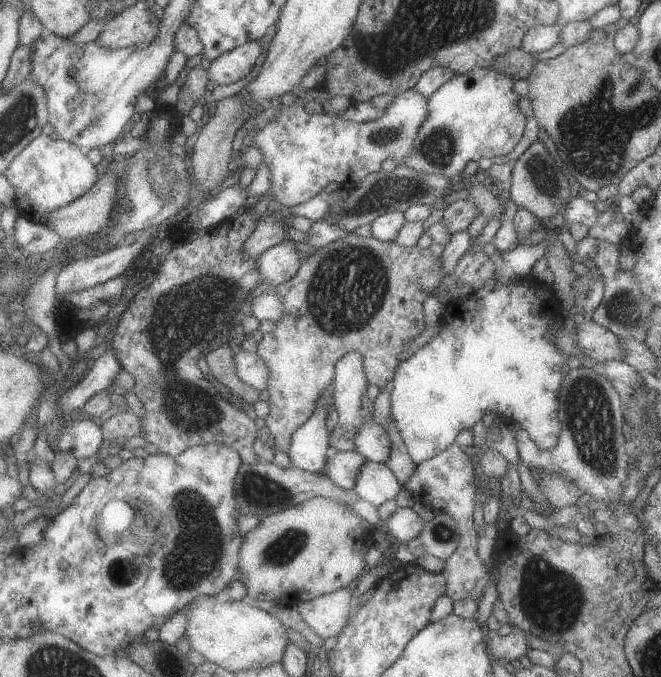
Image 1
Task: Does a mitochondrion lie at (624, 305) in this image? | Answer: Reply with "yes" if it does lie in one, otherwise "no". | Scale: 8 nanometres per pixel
yes

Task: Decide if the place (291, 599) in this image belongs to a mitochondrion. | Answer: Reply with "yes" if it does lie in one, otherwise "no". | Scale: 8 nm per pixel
no

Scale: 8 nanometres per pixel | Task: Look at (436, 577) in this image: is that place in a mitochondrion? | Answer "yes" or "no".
no

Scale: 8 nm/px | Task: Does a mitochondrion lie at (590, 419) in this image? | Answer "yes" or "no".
yes

